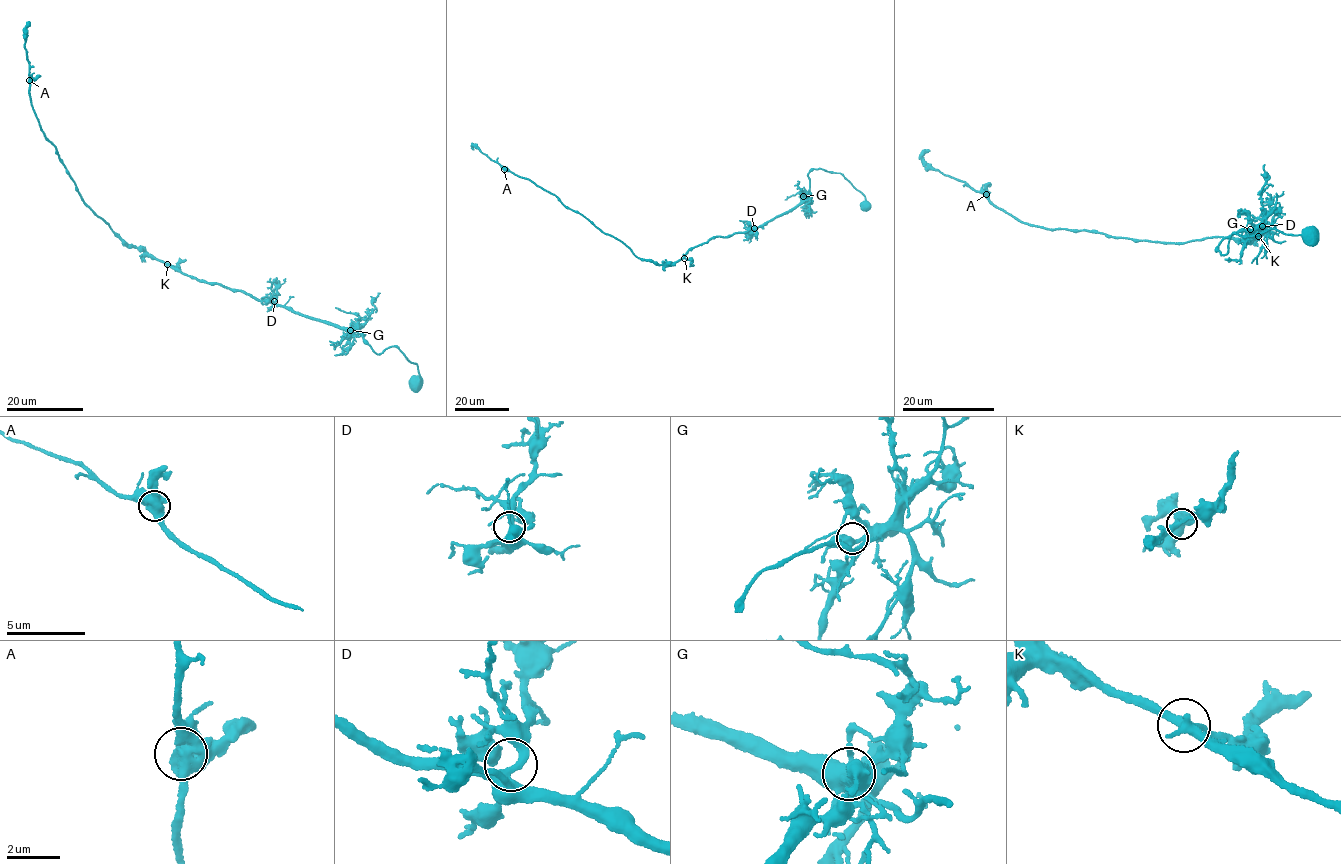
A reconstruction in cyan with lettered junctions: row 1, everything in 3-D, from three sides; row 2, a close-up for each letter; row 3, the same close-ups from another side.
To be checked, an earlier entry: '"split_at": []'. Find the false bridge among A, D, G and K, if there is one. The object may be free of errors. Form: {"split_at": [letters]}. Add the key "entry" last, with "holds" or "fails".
{"split_at": [], "entry": "holds"}

